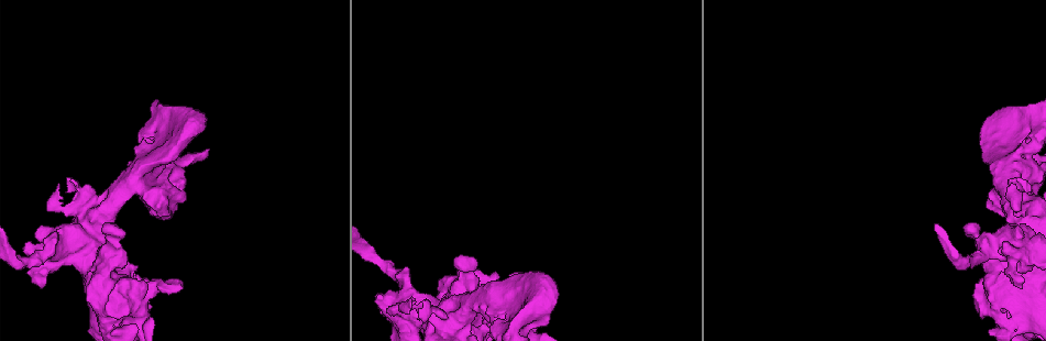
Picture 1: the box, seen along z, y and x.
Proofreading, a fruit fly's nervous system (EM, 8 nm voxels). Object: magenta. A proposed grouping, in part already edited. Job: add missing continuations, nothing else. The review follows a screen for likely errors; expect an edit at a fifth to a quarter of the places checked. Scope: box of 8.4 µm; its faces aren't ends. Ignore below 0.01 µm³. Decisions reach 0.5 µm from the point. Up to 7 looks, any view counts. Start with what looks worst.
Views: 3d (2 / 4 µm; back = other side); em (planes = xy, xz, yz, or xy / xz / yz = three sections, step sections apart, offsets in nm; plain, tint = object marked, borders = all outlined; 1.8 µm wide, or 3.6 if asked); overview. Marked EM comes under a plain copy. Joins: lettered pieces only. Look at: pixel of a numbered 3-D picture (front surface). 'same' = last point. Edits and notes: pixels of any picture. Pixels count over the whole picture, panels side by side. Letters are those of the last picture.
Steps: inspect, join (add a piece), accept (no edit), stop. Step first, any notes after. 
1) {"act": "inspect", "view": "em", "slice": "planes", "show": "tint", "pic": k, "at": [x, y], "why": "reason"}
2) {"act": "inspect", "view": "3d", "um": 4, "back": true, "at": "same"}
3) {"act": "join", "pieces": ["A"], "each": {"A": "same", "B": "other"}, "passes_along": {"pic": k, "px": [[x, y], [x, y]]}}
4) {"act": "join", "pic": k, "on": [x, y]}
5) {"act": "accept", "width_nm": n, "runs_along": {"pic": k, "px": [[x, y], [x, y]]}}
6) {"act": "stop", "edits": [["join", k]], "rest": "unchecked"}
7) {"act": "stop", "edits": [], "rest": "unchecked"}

{"act": "inspect", "view": "em", "slice": "xy", "step": 16, "show": "tint", "pic": 1, "at": [159, 153], "why": "abrupt turn"}

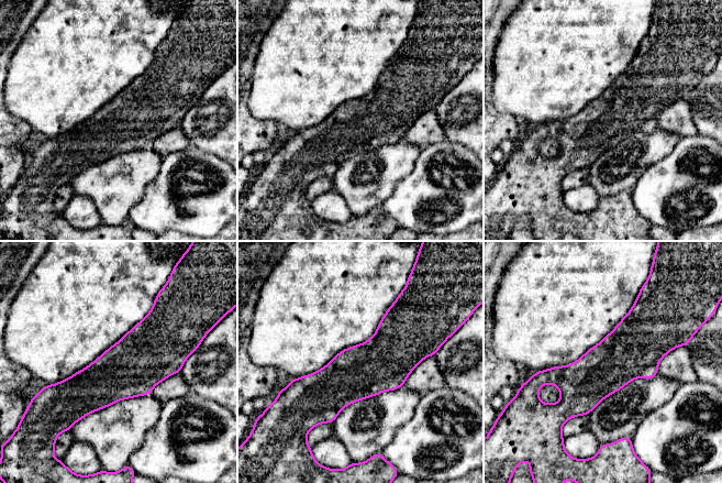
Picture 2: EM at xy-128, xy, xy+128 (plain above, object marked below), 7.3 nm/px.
{"act": "inspect", "view": "em", "slice": "xy", "step": 16, "show": "borders", "at": "same"}

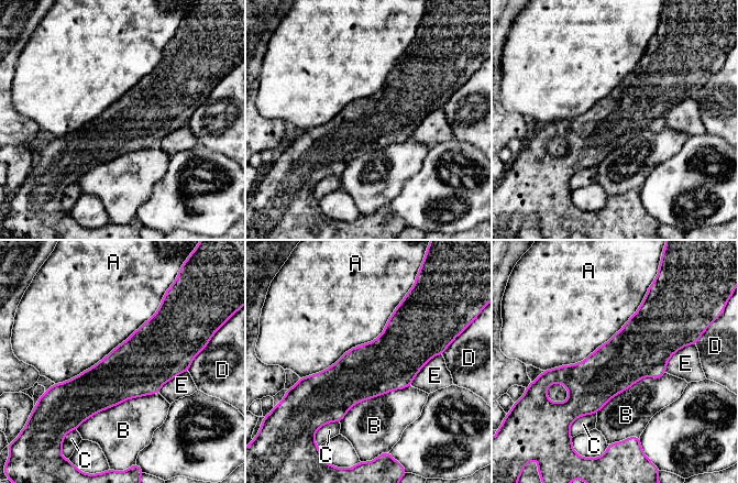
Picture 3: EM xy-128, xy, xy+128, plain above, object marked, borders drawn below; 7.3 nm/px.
{"act": "accept", "each": {"A": "other", "B": "other", "C": "other", "D": "other", "E": "other"}, "border": {"pic": 3, "px": [[405, 296], [377, 337], [300, 379]]}, "found": "none of them fits"}

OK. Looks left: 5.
{"act": "inspect", "view": "3d", "um": 4, "pic": 1, "at": [57, 259], "why": "calibre changes"}

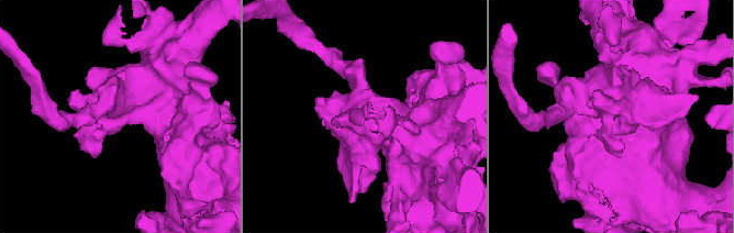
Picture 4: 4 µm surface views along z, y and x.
{"act": "inspect", "view": "em", "um": 3.6, "slice": "planes", "show": "tint", "pic": 4, "at": [117, 115], "why": "shape alone is not enough"}

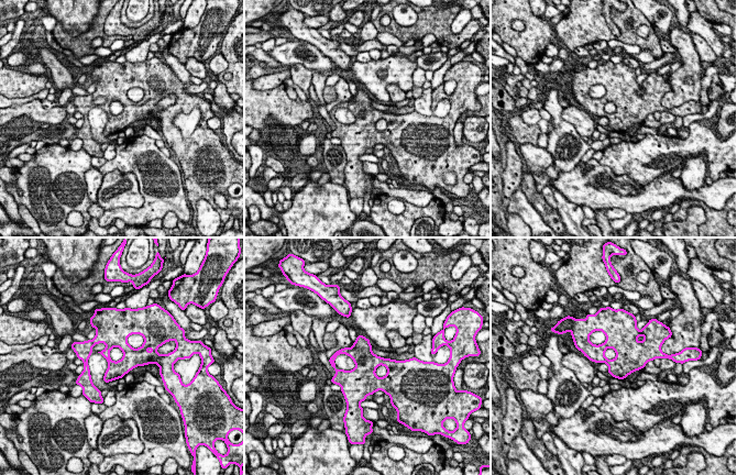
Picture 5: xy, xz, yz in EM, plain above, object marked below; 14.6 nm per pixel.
{"act": "inspect", "view": "em", "um": 3.6, "slice": "planes", "show": "borders", "at": "same", "why": "what lies round it"}

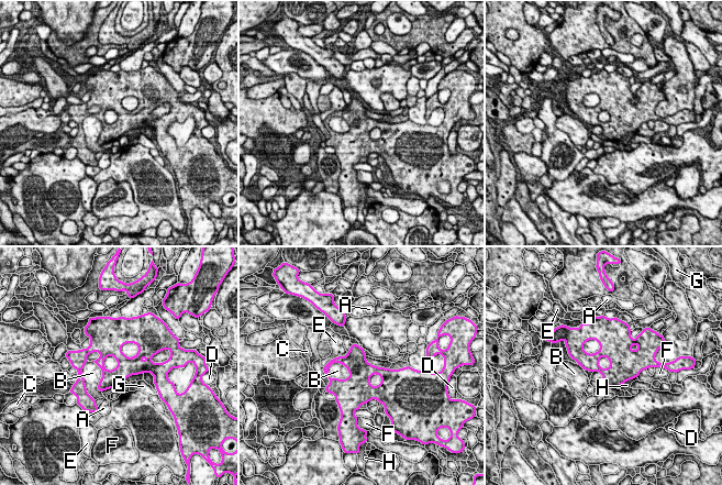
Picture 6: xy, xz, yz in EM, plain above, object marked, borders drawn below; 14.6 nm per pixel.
{"act": "accept", "each": {"A": "other", "B": "other", "C": "other", "D": "other", "E": "other", "F": "other", "G": "other", "H": "other"}, "found": "no lettered piece goes on from it"}

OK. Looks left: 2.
{"act": "inspect", "view": "em", "slice": "planes", "show": "borders", "pic": 1, "at": [456, 258], "why": "branch stops here"}

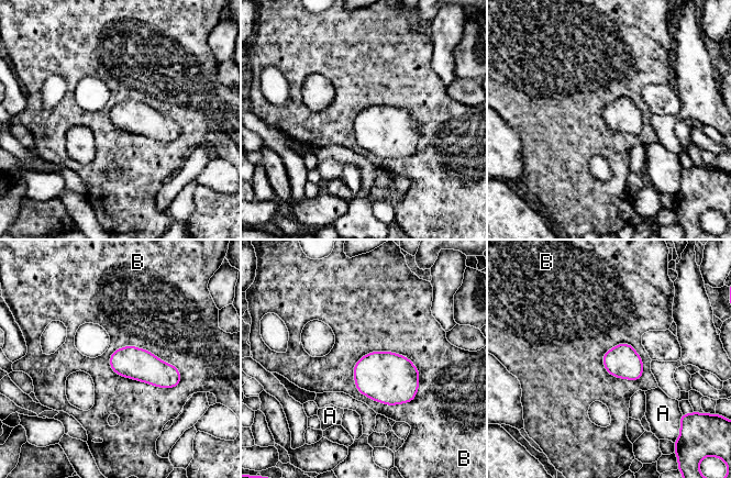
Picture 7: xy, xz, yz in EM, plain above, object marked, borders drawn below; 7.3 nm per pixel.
{"act": "accept", "each": {"A": "other", "B": "other"}, "found": "none of them fits"}

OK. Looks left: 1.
{"act": "stop", "edits": [], "rest": "unchecked"}

